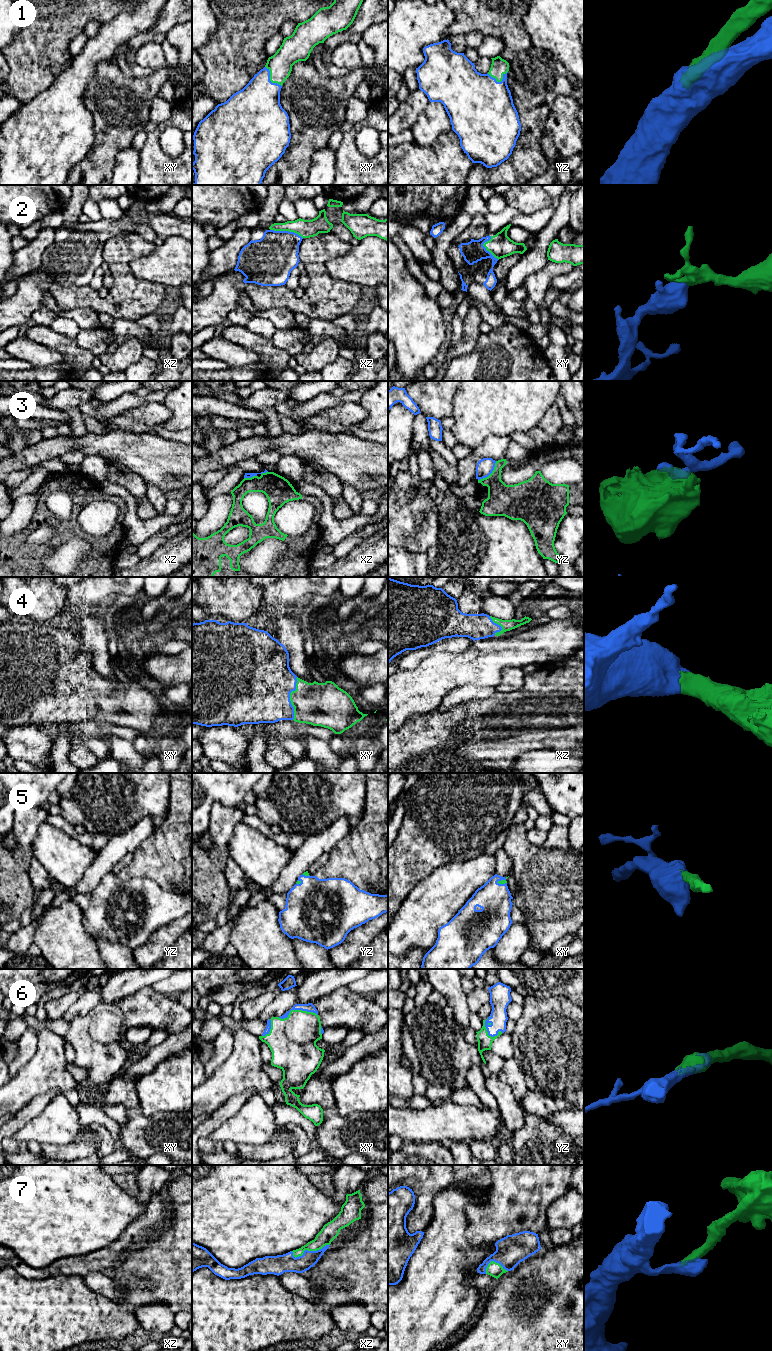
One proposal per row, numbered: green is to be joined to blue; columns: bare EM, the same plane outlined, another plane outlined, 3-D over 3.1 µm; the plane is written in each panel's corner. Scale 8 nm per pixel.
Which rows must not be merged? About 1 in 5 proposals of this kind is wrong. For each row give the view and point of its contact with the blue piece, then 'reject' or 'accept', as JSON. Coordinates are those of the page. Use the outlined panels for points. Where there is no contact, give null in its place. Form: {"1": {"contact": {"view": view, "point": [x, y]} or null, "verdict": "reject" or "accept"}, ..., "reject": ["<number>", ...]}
{"1": {"contact": {"view": "xy", "point": [269, 79]}, "verdict": "accept"}, "2": {"contact": {"view": "xz", "point": [286, 231]}, "verdict": "accept"}, "3": {"contact": {"view": "yz", "point": [490, 473]}, "verdict": "reject"}, "4": {"contact": {"view": "xy", "point": [289, 698]}, "verdict": "accept"}, "5": {"contact": {"view": "xy", "point": [501, 879]}, "verdict": "accept"}, "6": {"contact": {"view": "xy", "point": [296, 1009]}, "verdict": "accept"}, "7": {"contact": {"view": "xz", "point": [307, 1250]}, "verdict": "accept"}, "reject": ["3"]}

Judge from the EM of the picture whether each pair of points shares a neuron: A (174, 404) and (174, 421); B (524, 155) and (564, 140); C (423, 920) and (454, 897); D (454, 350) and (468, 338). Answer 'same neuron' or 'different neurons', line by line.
A: same neuron
B: different neurons
C: same neuron
D: same neuron

